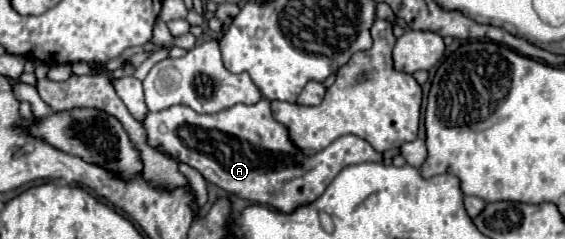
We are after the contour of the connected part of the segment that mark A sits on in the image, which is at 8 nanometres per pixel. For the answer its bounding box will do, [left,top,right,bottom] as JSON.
[141,98,381,214]

